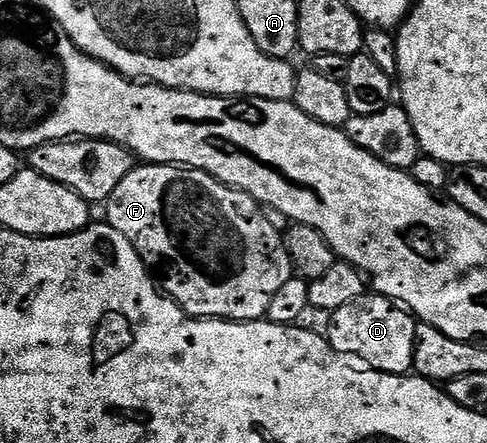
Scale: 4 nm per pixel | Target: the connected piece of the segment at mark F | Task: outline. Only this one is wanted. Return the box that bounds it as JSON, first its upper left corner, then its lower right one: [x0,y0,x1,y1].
[105,165,293,322]

